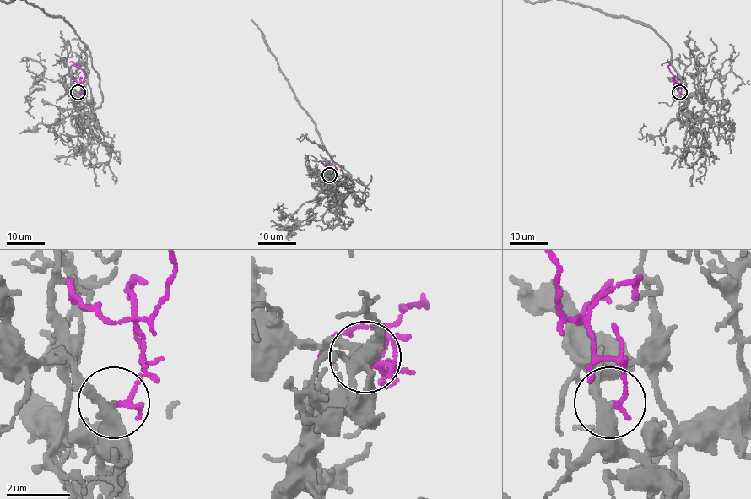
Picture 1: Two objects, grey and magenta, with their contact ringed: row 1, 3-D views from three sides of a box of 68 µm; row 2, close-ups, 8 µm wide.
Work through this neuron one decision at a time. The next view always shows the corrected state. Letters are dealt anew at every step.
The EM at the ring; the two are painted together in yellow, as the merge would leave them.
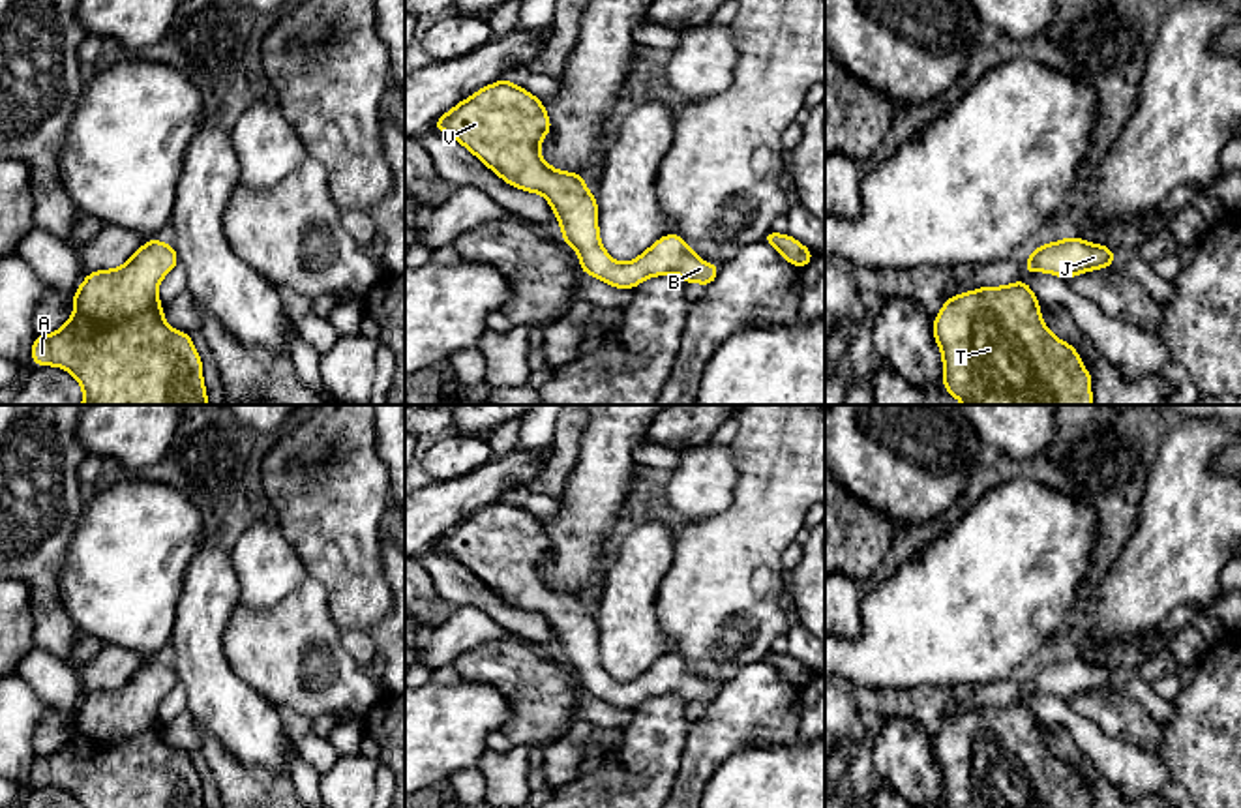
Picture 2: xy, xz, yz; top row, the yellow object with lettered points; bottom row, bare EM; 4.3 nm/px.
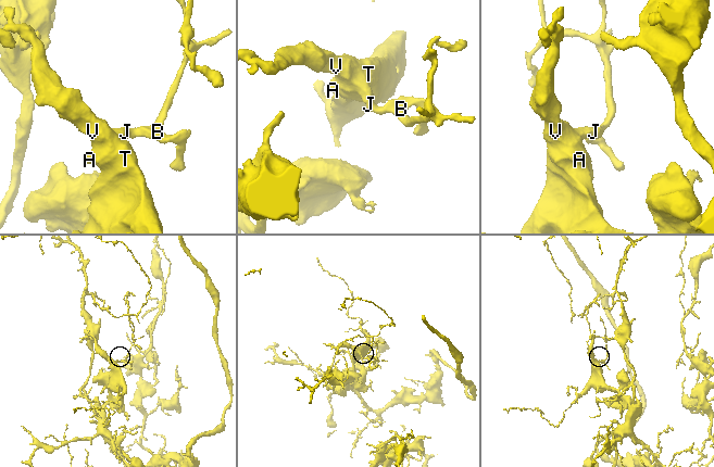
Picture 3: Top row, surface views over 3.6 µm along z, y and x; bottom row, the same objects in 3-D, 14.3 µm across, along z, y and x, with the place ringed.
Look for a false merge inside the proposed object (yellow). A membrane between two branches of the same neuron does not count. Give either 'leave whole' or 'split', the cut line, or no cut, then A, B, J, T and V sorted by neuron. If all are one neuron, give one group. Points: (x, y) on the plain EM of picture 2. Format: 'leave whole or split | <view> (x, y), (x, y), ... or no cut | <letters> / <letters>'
leave whole | no cut | A B J T V

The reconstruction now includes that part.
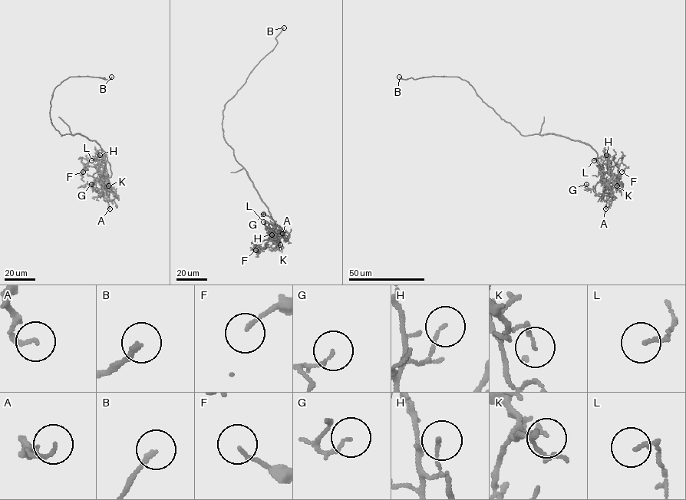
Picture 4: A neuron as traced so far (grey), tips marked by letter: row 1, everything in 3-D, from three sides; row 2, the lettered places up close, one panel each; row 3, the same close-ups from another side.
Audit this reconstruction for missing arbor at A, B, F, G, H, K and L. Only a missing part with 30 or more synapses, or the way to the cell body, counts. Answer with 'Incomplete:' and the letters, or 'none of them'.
Incomplete: B

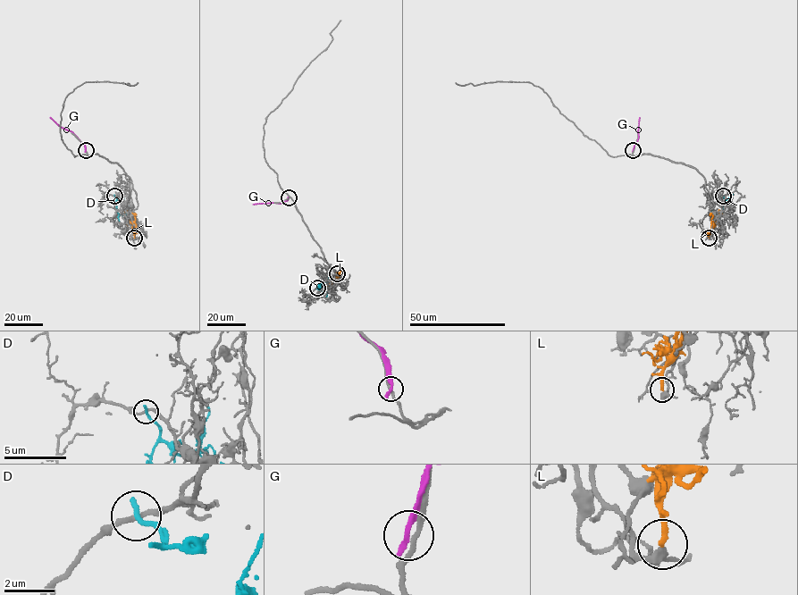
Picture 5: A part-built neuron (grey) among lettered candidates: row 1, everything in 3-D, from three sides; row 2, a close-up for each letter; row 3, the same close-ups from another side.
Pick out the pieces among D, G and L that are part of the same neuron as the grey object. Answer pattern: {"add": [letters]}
{"add": []}

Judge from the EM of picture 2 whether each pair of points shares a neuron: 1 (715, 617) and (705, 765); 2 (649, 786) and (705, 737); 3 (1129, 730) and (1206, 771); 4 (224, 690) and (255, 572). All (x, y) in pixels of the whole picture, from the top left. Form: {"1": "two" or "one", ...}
{"1": "two", "2": "two", "3": "two", "4": "two"}

